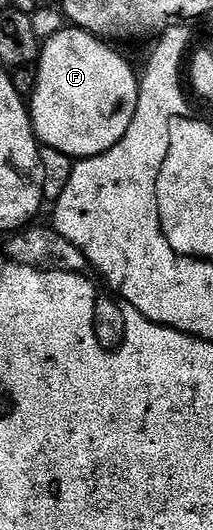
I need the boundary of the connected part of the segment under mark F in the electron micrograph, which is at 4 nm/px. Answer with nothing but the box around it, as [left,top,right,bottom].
[30,25,140,161]

